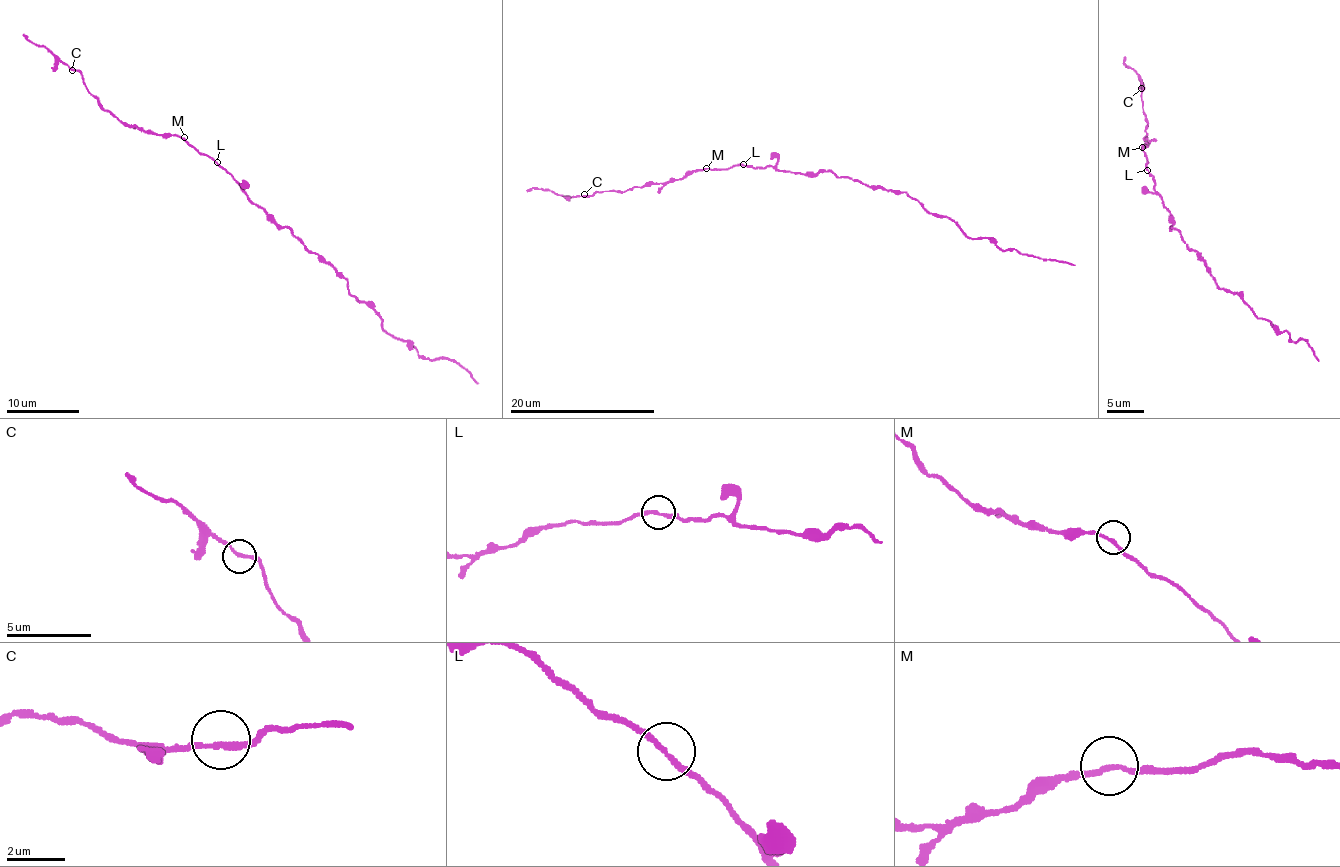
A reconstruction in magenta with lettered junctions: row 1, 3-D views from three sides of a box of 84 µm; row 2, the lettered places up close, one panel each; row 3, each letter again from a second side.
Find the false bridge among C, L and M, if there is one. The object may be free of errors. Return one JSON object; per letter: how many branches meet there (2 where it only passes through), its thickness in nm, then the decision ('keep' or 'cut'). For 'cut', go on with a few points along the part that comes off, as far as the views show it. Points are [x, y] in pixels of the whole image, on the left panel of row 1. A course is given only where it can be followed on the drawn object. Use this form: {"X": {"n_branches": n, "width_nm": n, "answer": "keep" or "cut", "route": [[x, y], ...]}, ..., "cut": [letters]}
{"C": {"n_branches": 2, "width_nm": 170, "answer": "keep"}, "L": {"n_branches": 2, "width_nm": 180, "answer": "keep"}, "M": {"n_branches": 2, "width_nm": 170, "answer": "keep"}, "cut": []}

